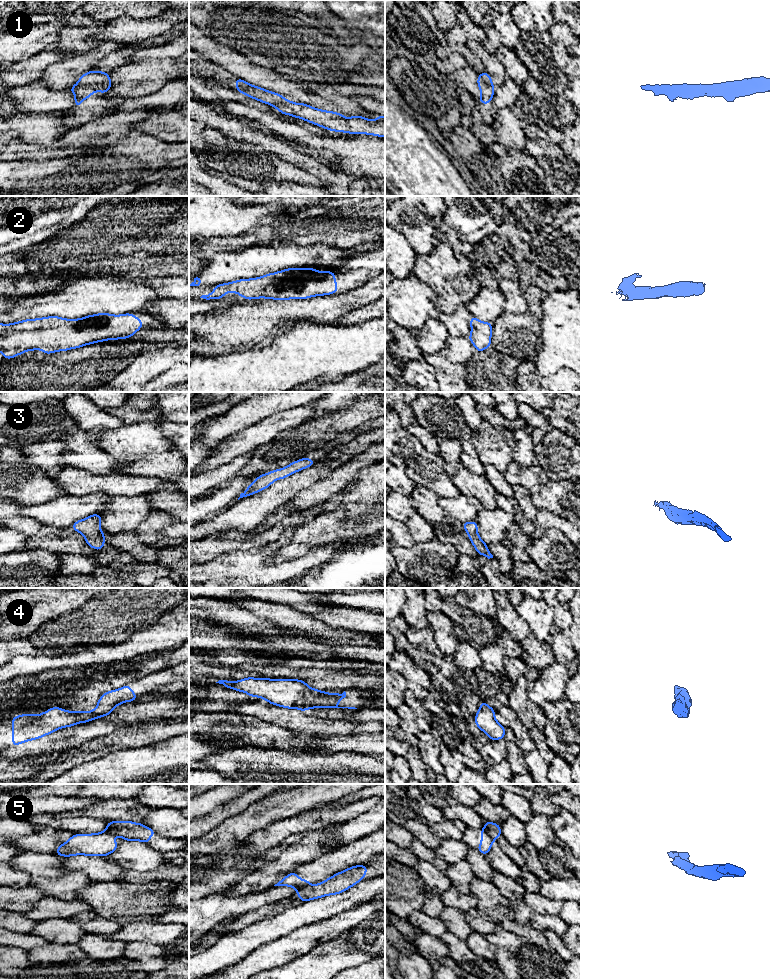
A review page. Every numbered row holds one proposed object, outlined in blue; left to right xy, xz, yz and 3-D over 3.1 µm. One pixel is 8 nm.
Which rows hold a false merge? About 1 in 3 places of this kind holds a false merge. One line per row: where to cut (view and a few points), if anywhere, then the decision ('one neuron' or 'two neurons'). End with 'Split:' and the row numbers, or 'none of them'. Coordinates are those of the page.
1: no cut; one neuron
2: no cut; one neuron
3: no cut; one neuron
4: no cut; one neuron
5: cut in xz along (309, 885), (297, 890); two neurons
Split: 5

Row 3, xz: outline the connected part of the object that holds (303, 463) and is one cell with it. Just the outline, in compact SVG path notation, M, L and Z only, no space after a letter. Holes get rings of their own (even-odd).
M301 458L298 461L293 461L288 466L281 468L281 469L275 469L271 472L268 472L266 474L262 474L256 478L255 481L253 481L248 488L240 494L240 498L247 497L250 495L253 495L257 492L260 492L262 490L265 490L268 488L272 483L279 479L284 479L300 470L306 469L312 465L314 465L315 461L310 458Z

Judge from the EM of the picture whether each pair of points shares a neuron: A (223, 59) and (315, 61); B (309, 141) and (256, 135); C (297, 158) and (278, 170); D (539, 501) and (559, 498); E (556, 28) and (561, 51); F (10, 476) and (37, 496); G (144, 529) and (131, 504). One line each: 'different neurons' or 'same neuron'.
A: different neurons
B: different neurons
C: different neurons
D: same neuron
E: same neuron
F: same neuron
G: different neurons

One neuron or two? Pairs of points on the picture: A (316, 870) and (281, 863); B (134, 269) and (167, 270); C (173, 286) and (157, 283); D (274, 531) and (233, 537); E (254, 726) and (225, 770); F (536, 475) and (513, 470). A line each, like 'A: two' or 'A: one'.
A: two
B: one
C: one
D: one
E: two
F: one

